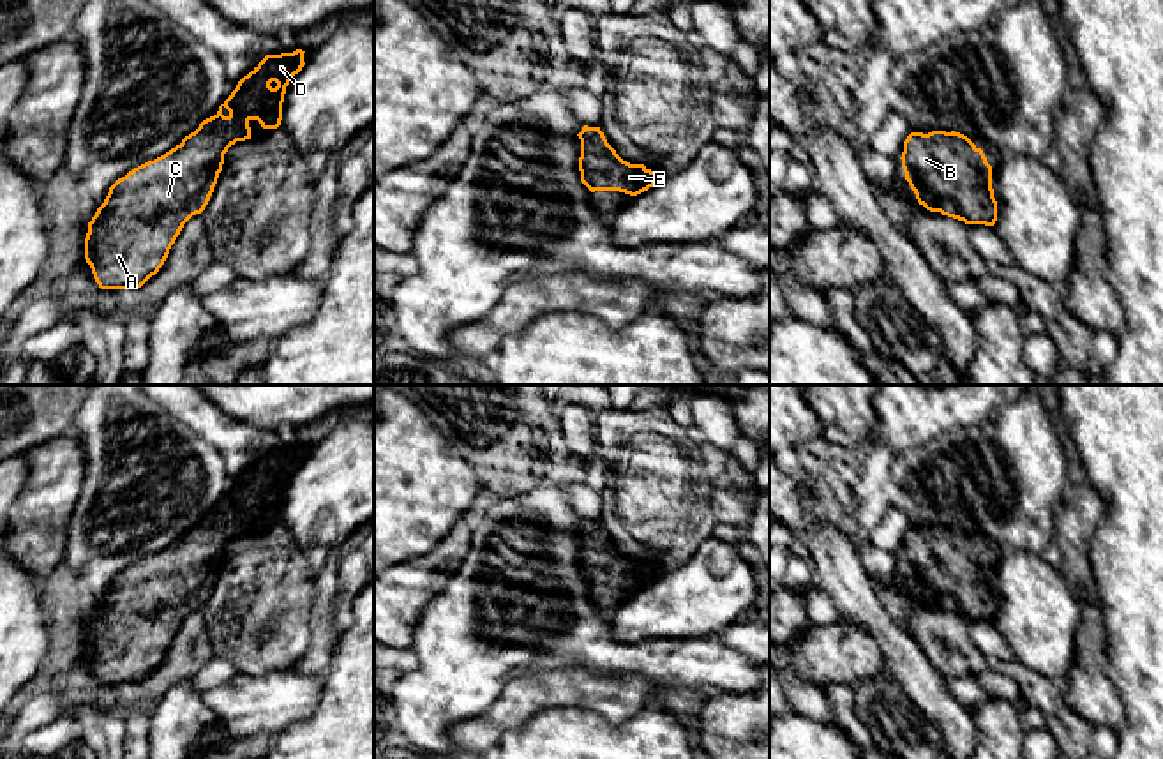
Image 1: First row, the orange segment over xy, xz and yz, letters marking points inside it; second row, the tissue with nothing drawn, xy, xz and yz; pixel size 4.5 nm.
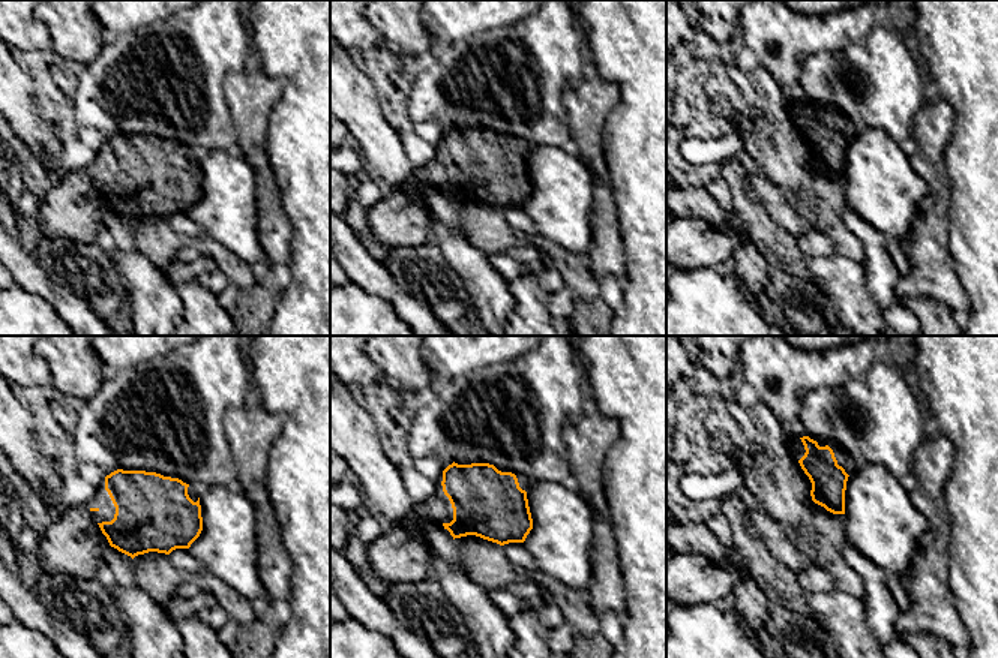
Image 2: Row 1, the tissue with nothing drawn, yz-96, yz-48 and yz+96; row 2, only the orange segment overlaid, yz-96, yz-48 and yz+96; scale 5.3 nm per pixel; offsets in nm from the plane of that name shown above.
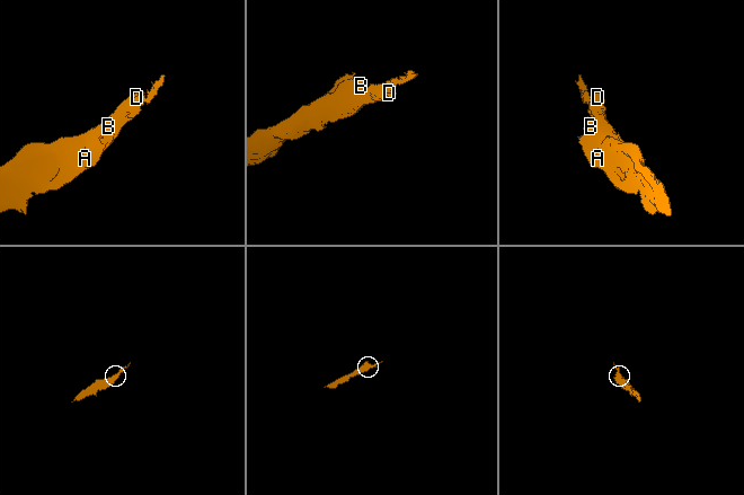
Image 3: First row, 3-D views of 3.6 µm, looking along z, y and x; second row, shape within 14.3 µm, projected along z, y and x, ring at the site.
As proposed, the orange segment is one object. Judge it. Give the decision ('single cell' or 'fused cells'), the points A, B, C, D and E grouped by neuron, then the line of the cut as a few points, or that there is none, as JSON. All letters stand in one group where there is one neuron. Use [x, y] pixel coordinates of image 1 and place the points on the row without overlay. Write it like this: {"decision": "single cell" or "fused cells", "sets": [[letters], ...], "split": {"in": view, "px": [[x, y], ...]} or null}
{"decision": "single cell", "sets": [["A", "B", "C", "D", "E"]], "split": null}

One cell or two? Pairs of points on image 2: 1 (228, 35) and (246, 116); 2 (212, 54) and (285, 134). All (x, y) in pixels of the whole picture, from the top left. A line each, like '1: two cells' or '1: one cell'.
1: two cells
2: two cells

